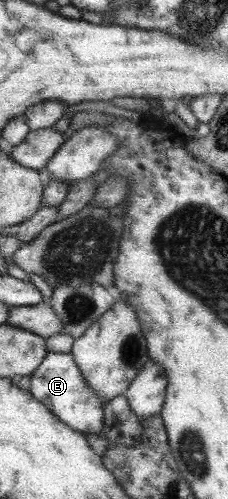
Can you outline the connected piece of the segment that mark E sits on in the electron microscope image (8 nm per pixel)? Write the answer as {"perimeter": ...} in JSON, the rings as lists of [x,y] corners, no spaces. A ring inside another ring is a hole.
{"perimeter":[[[51,352],[43,359],[41,366],[31,376],[29,391],[37,400],[42,401],[55,416],[76,431],[97,434],[106,426],[106,406],[98,392],[86,382],[78,361],[72,354]]]}

